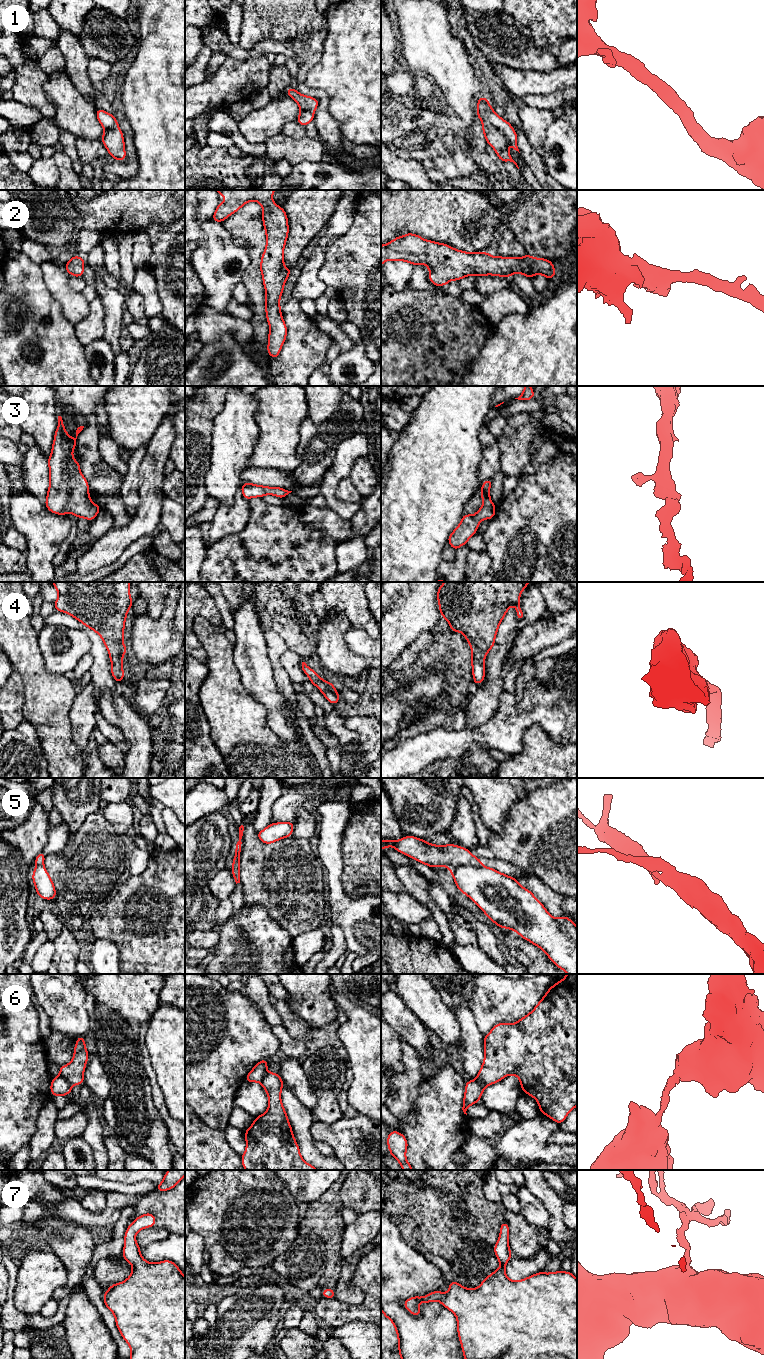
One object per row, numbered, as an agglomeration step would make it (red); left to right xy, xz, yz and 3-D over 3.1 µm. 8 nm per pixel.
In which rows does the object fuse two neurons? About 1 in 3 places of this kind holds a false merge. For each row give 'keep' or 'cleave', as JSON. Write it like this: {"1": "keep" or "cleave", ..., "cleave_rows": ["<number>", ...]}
{"1": "keep", "2": "keep", "3": "keep", "4": "keep", "5": "cleave", "6": "cleave", "7": "keep", "cleave_rows": ["5", "6"]}

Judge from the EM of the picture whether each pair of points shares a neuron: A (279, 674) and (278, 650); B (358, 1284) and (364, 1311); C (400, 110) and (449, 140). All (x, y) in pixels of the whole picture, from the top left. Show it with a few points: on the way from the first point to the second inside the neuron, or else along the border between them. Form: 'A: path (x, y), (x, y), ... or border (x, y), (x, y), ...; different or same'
A: path (277, 668), (276, 656); same
B: path (365, 1291), (367, 1293), (367, 1304); same
C: border (449, 129), (443, 138), (443, 144), (452, 151); different

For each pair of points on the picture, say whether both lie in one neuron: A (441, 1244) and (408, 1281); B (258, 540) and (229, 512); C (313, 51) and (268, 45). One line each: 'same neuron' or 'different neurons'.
A: different neurons
B: different neurons
C: different neurons

